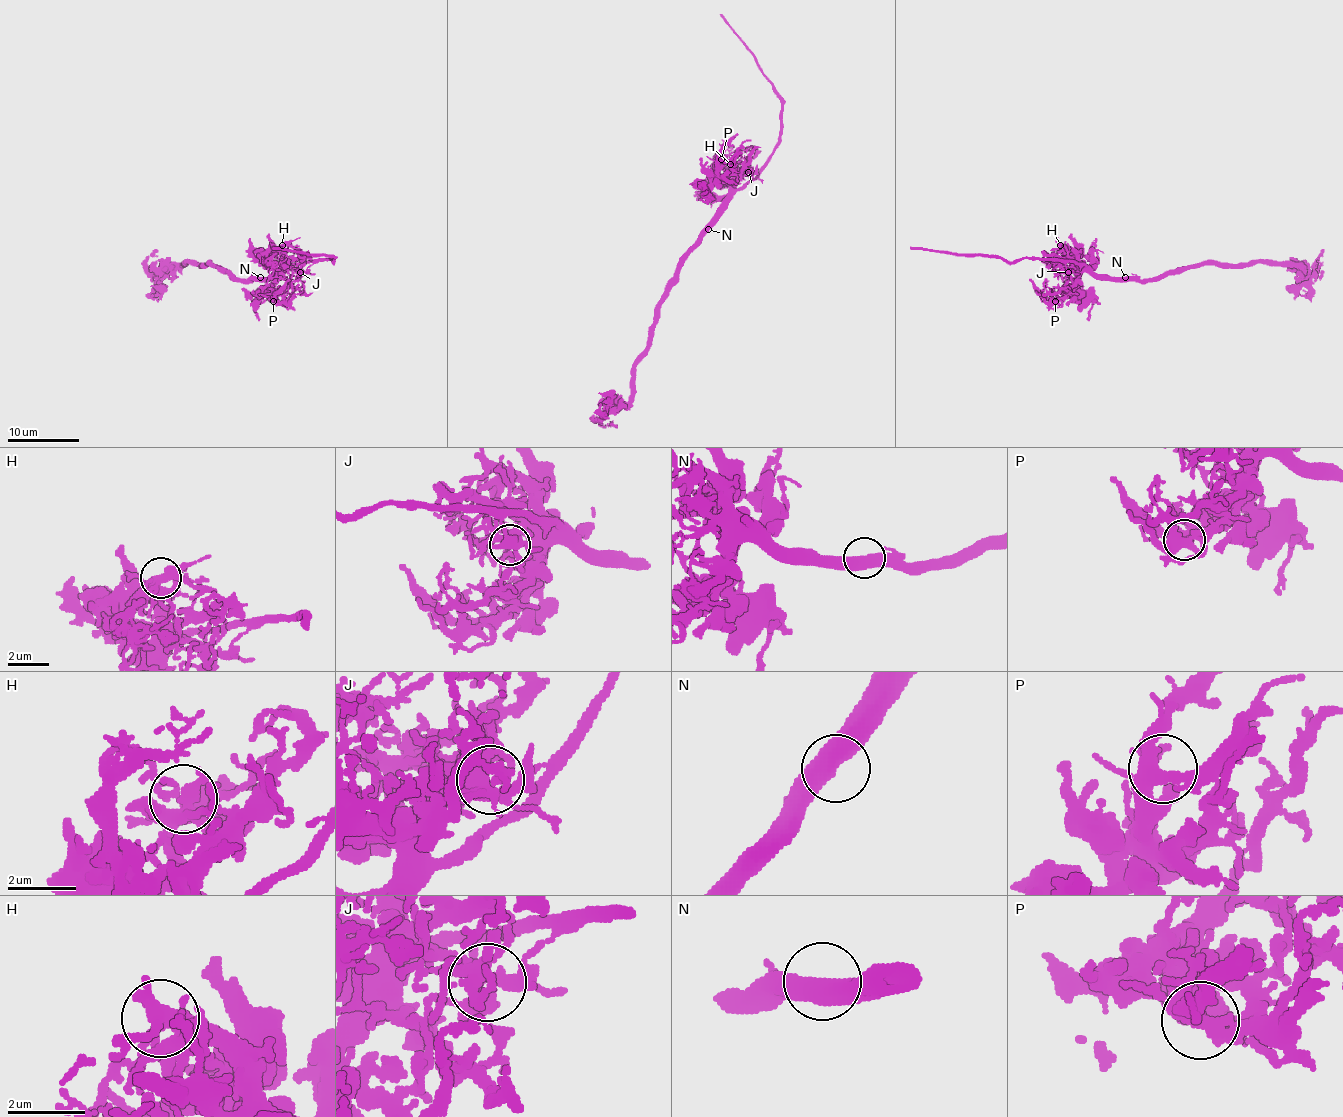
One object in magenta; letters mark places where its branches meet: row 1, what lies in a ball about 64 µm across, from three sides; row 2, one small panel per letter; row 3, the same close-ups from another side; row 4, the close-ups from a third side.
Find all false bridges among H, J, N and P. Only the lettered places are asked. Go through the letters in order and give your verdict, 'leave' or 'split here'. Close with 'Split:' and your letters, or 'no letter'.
H: leave
J: leave
N: leave
P: leave
Split: no letter

